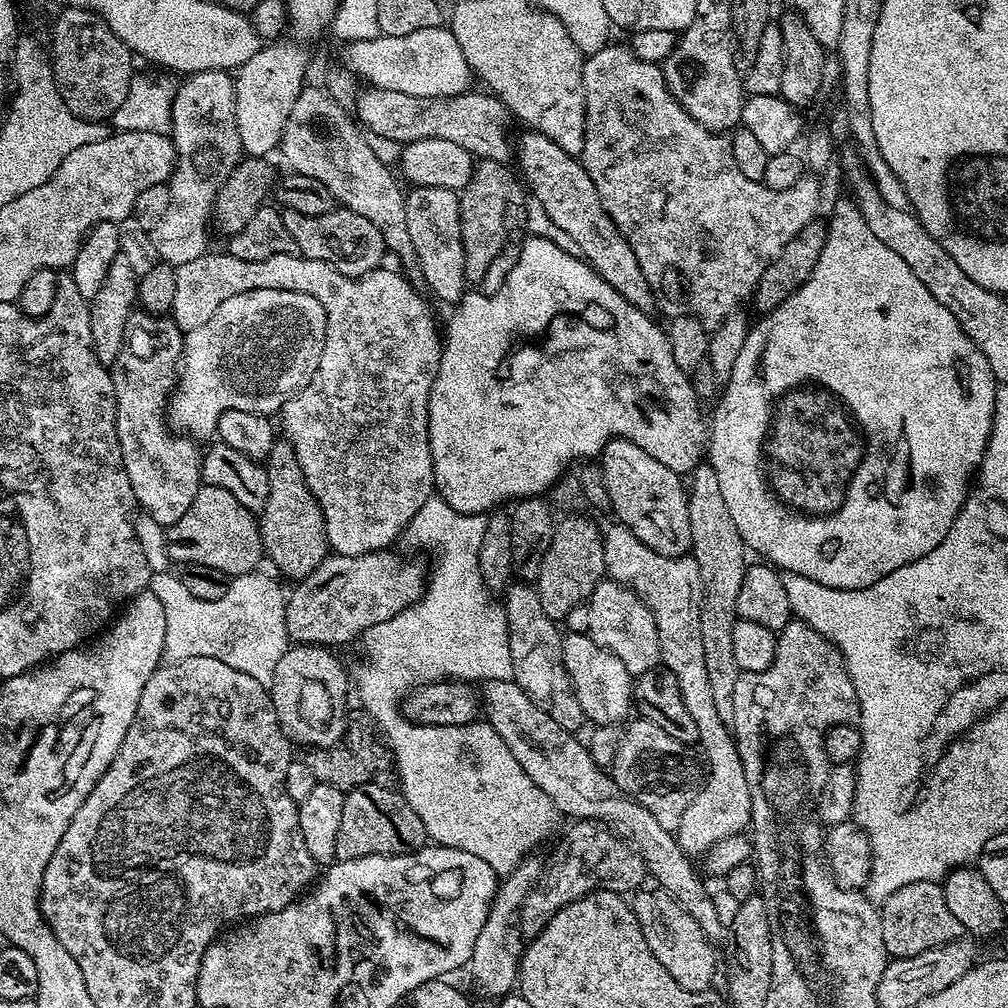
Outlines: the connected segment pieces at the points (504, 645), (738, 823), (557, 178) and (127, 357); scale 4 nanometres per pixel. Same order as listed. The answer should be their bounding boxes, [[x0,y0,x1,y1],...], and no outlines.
[[354,494,558,878],[603,523,752,854],[514,130,658,313],[110,310,202,526]]

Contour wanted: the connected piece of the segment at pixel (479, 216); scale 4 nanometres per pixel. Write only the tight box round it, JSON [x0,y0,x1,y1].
[459,160,522,281]

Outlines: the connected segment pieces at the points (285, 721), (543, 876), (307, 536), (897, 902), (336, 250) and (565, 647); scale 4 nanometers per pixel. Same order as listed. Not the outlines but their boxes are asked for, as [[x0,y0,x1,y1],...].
[[270,644,350,749],[518,820,648,938],[258,438,330,582],[878,880,965,958],[283,207,386,276],[562,632,634,725]]

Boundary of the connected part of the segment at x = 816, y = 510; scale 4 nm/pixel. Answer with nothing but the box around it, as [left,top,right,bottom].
[706,198,998,590]

